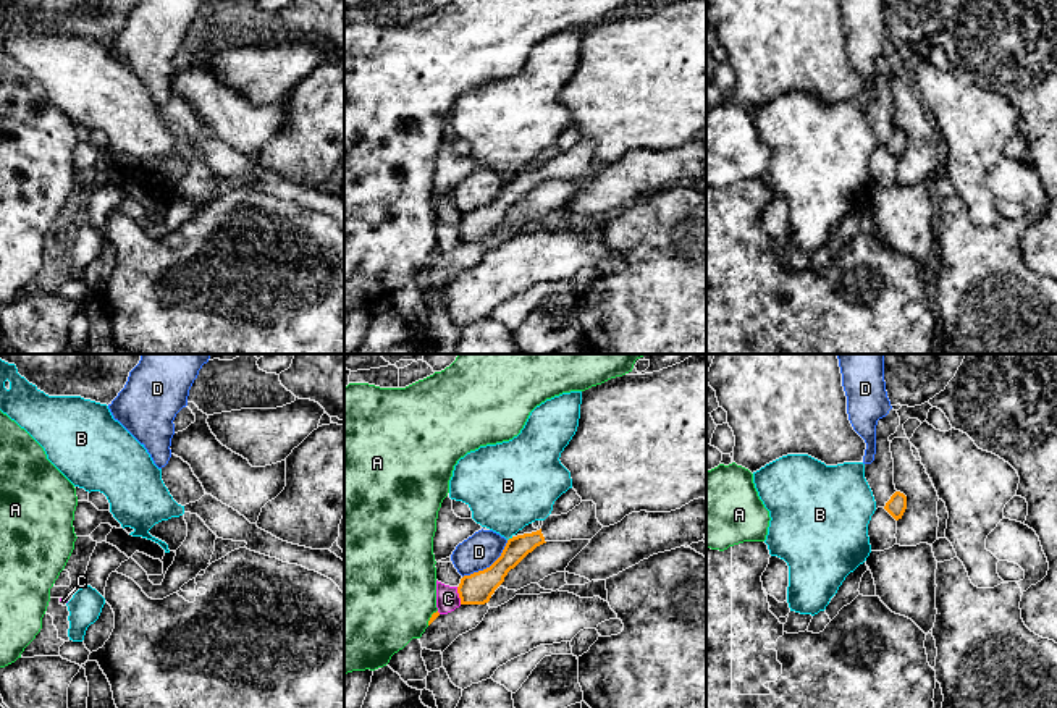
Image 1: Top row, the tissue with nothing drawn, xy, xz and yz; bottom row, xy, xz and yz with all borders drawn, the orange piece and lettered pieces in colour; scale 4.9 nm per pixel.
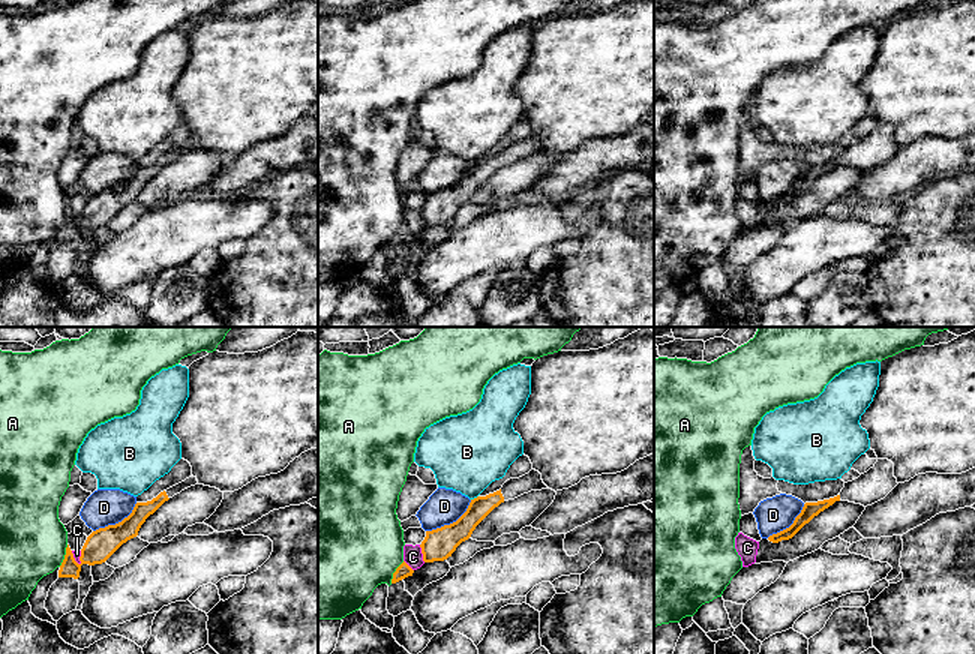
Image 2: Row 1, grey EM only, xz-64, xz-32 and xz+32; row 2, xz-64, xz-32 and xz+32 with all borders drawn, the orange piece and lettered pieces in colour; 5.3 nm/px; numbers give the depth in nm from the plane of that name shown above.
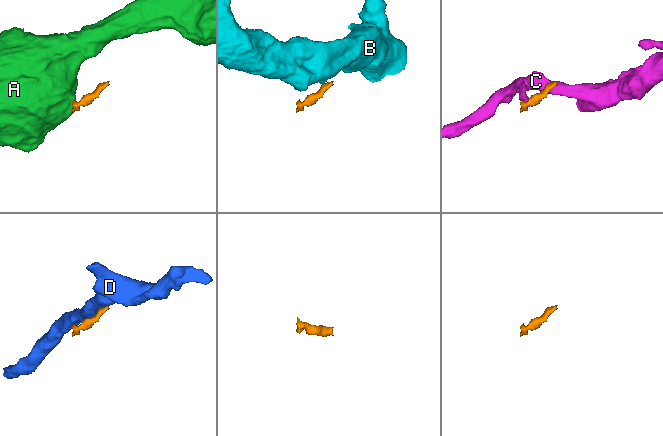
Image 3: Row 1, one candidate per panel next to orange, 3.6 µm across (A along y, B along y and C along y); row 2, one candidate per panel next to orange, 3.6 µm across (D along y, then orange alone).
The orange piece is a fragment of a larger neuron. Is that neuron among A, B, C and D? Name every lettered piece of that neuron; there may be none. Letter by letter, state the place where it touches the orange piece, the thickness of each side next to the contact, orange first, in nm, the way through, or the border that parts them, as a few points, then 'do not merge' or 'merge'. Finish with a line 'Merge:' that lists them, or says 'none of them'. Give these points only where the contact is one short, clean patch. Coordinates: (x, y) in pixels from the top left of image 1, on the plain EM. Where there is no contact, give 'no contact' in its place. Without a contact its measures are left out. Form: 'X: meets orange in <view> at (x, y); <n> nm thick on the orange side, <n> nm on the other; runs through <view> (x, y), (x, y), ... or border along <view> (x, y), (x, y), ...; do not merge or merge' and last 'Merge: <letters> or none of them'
A: meets orange in xz at (430, 256); 30 nm thick on the orange side, 500 nm on the other; border along xz (437, 248), (427, 262); do not merge
B: meets orange in xz at (509, 176); 120 nm thick on the orange side, 420 nm on the other; border along xz (513, 175), (508, 178); do not merge
C: meets orange in xz at (459, 233); 160 nm thick on the orange side, 110 nm on the other; border along xz (456, 225), (461, 241); do not merge
D: meets orange in xz at (490, 204); 160 nm thick on the orange side, 180 nm on the other; border along xz (508, 178), (503, 189), (488, 204), (463, 215); do not merge
Merge: none of them

